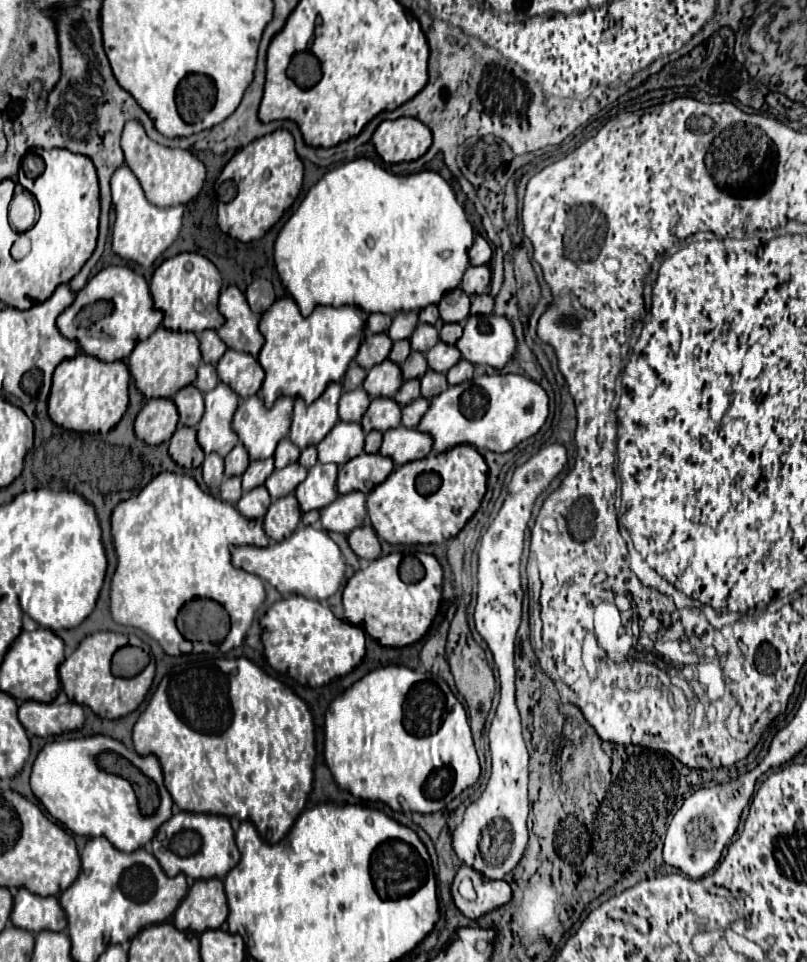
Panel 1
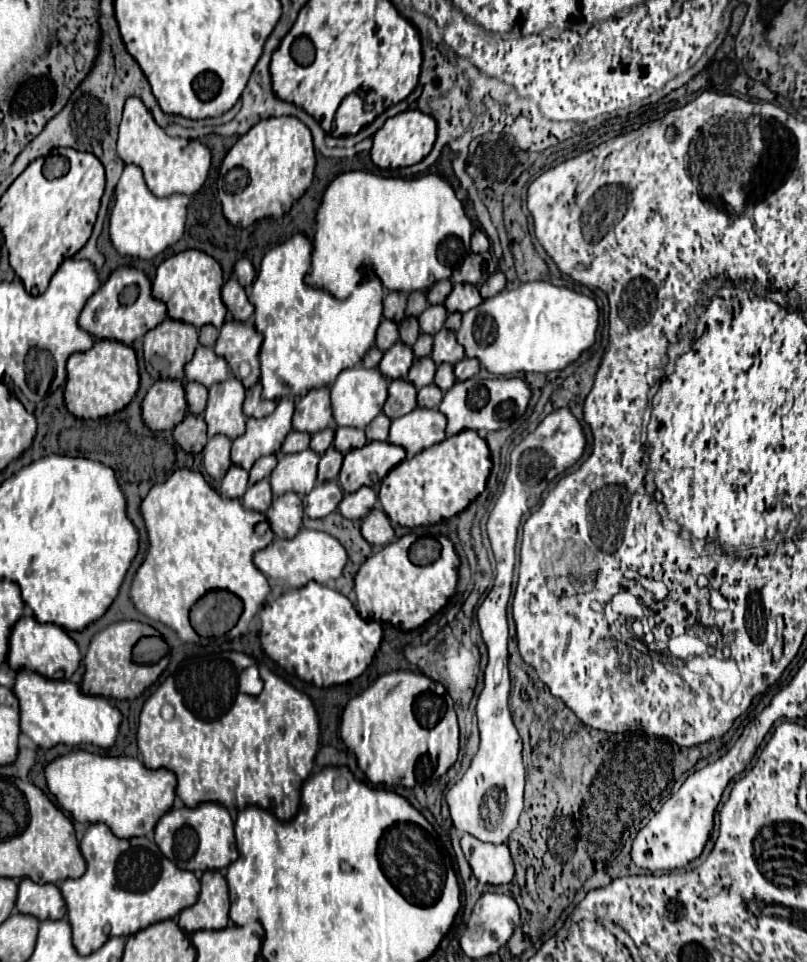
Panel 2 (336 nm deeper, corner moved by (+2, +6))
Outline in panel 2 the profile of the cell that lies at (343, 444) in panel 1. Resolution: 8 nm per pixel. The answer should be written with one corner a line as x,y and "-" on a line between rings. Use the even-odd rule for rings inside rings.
337,428
335,438
333,438
333,446
335,446
341,454
347,454
349,450
361,448
361,446
365,446
365,444
367,444
365,432
359,430
359,428

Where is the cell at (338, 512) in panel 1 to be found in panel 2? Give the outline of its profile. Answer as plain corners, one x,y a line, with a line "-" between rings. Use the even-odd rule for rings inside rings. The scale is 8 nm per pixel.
365,486
365,488
359,488
353,494
345,494
337,510
347,520
361,520
361,518
365,518
373,510
375,502
377,502
375,490

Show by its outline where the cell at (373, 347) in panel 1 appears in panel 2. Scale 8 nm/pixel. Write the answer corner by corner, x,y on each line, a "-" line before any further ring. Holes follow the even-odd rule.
383,320
381,328
377,328
377,338
375,338
375,346
381,348
381,352
385,352
387,348
391,348
399,338
397,332
397,324
391,320

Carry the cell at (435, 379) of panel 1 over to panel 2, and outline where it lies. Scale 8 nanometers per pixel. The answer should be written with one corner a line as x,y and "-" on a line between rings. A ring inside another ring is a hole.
441,364
437,368
437,374
435,374
435,380
433,380
441,392
447,392
453,384
455,384
455,374
453,374
453,366
451,364

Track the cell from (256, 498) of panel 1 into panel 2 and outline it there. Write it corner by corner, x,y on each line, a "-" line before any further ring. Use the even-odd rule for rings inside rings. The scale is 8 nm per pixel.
265,478
265,480
249,486
247,492
245,492
245,496
241,498
241,502
249,510
255,510
255,512
263,512
265,514
267,508
269,508
269,504
273,502
273,494
271,494
269,480

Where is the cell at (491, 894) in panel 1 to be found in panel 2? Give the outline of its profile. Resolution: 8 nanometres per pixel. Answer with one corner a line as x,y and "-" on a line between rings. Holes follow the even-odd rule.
465,834
461,838
465,858
481,884
509,884
513,880
513,860
507,844
493,846
479,842
475,836

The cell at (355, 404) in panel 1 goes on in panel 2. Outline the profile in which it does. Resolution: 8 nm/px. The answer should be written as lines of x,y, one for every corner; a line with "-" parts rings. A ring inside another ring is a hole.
347,368
343,370
335,384
331,386
331,406
333,406
333,416
337,426
353,426
353,428
365,428
383,408
387,400
387,378
381,376
377,368

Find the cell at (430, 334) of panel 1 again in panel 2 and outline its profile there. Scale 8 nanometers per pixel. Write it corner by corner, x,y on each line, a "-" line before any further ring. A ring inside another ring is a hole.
437,304
437,306
429,306
417,320
419,320
419,326
421,326
421,332
423,332
423,334
435,336
435,334
443,328
445,318
447,318
445,306

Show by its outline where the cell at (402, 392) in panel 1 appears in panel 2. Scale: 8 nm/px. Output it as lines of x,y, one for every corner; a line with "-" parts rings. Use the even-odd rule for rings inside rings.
429,356
427,358
417,358
413,362
409,374
407,374
407,380
419,390
419,388
423,388
423,386
433,382
435,370
437,370
437,366
435,366
435,362

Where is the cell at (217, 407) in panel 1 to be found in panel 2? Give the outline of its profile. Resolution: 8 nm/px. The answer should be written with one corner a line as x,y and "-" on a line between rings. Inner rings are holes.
229,376
229,380
213,384
209,388
209,400
203,412
203,418
209,426
209,436
223,434
235,440
237,436
245,434
247,418
243,416
241,410
243,398
245,398
245,388
235,376

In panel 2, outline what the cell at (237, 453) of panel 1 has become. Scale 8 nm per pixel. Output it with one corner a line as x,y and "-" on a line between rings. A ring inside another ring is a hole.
281,398
275,412
265,418
249,418
243,436
233,440
231,460
235,466
249,470
255,460
267,454
279,454
281,444
291,430
293,400

